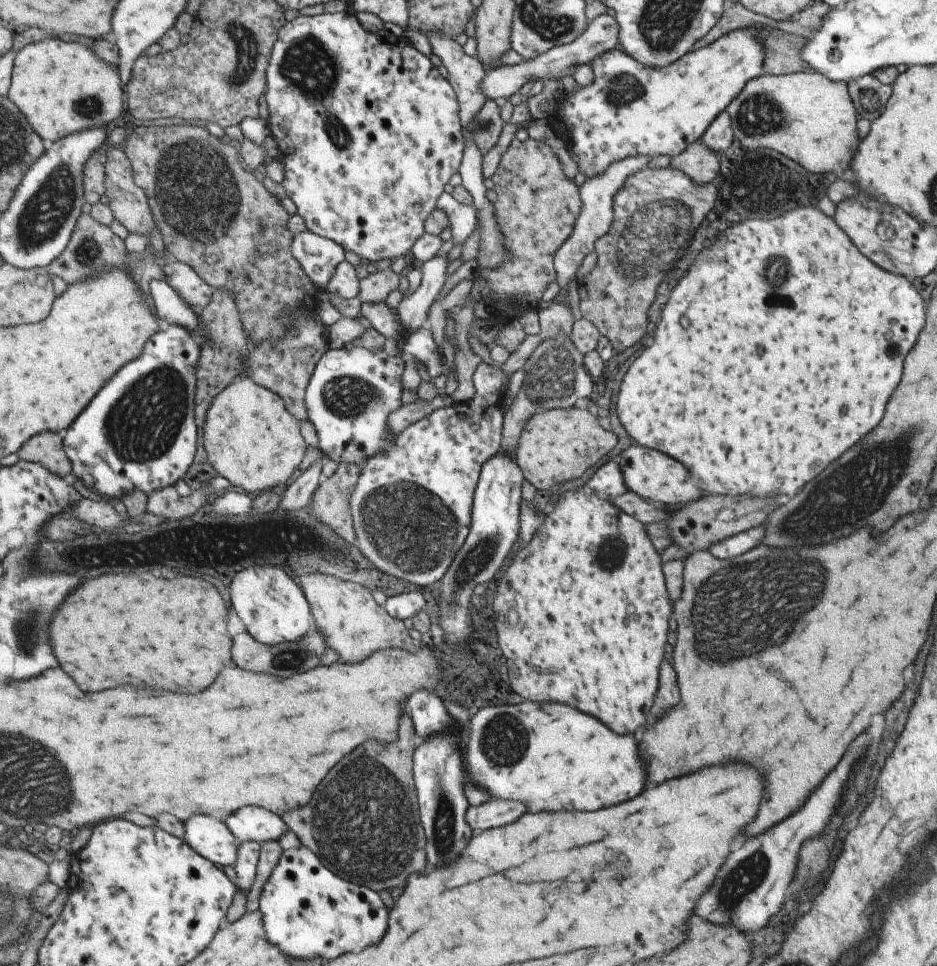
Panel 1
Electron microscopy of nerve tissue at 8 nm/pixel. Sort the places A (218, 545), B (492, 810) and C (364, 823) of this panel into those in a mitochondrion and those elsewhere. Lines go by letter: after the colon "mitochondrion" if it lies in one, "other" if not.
A: mitochondrion
B: other
C: mitochondrion

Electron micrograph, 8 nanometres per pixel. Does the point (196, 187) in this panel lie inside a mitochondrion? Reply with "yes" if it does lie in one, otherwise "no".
yes

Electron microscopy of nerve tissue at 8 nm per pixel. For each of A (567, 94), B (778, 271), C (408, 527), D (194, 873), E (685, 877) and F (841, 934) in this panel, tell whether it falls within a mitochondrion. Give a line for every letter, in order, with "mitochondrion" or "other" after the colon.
A: other
B: mitochondrion
C: mitochondrion
D: other
E: other
F: other

